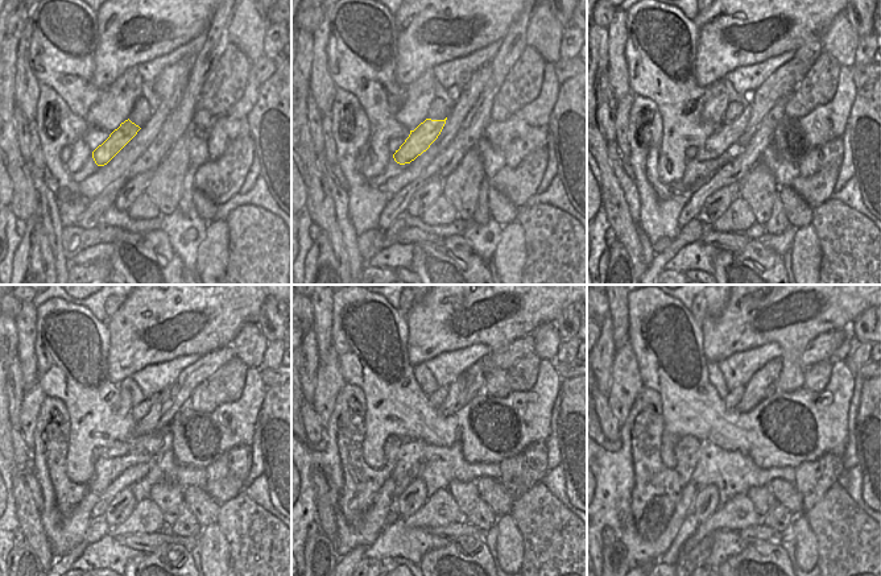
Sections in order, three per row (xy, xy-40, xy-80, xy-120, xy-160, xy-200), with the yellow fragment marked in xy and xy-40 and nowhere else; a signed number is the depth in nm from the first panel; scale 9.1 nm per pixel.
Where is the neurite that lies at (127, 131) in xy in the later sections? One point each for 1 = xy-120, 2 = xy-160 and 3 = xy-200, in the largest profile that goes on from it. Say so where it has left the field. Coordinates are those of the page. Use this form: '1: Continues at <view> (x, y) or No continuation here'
1: Continues at xy-120 (147, 425)
2: Continues at xy-160 (453, 402)
3: Continues at xy-200 (762, 384).

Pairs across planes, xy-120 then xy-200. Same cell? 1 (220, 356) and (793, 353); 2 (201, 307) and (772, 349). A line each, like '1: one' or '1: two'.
1: two
2: two

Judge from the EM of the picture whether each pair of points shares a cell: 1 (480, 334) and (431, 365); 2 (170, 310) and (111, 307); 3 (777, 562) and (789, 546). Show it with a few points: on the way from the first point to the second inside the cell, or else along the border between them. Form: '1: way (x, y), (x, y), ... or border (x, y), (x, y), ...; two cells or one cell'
1: border (484, 344), (471, 344), (443, 351), (425, 363); two cells
2: border (125, 298), (108, 315); two cells
3: border (780, 543), (791, 562); two cells

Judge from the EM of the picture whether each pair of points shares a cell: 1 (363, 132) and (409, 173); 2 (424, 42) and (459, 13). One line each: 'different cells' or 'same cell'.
1: different cells
2: same cell

